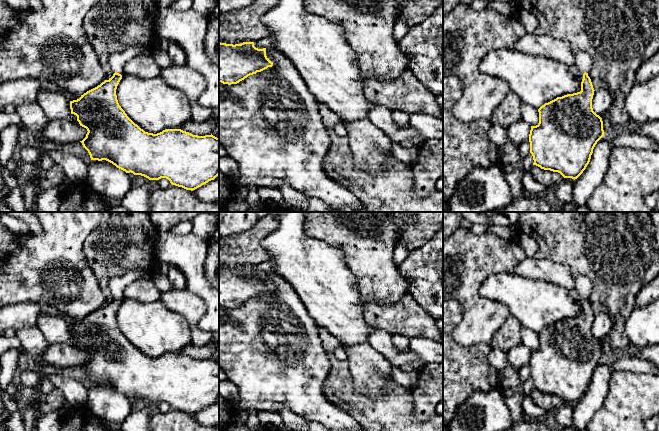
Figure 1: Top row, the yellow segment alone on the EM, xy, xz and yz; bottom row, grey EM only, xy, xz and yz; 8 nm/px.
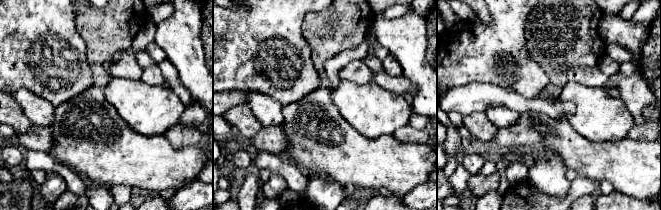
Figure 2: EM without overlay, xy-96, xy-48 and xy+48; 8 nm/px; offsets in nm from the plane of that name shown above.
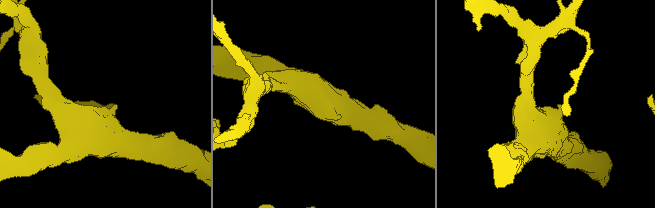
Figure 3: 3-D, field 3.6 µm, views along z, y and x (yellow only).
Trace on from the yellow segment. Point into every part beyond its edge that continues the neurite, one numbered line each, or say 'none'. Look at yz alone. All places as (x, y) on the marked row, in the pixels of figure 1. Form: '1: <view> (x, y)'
1: yz (583, 61)

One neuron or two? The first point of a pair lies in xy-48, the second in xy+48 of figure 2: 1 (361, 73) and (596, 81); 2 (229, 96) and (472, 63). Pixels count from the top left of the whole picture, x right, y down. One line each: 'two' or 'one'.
1: one
2: two

